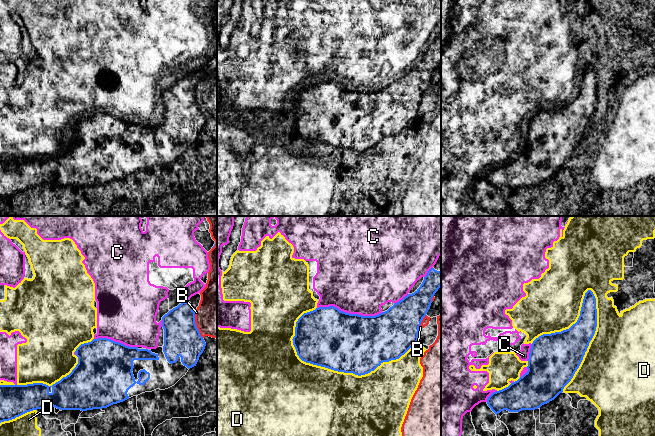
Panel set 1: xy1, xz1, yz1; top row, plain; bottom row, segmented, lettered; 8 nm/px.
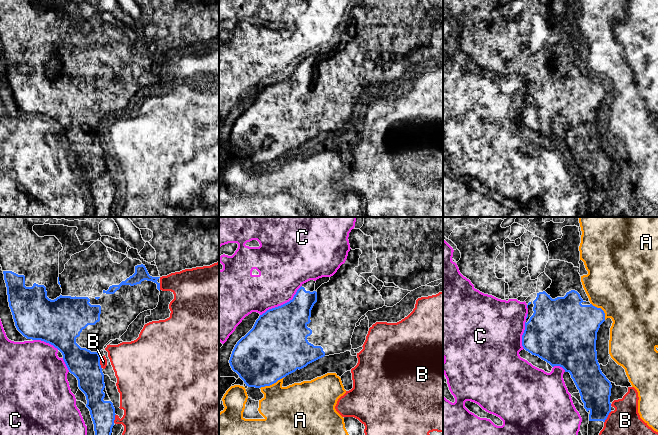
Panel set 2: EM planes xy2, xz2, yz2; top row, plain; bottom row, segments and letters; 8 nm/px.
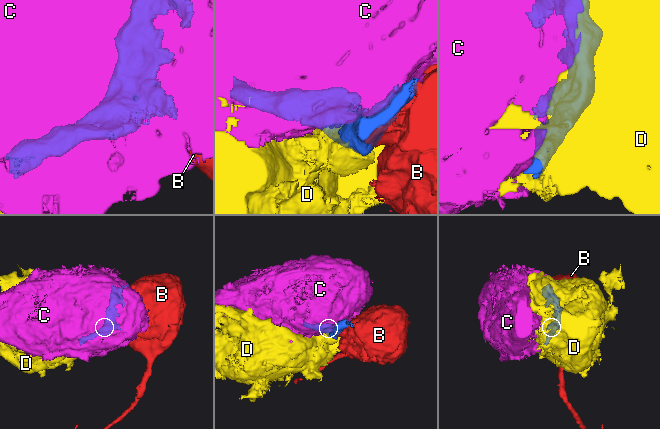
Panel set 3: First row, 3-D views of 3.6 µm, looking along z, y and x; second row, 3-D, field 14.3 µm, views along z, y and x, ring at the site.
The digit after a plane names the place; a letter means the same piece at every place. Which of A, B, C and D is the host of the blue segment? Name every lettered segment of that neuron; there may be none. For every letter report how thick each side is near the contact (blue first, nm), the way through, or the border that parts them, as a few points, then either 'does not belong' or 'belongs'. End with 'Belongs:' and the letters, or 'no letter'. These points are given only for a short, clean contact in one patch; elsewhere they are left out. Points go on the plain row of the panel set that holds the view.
A: 460/380 nm | does not belong
B: 300/340 nm | does not belong
C: 480/500 nm | does not belong
D: 320/500 nm | does not belong
Belongs: no letter

